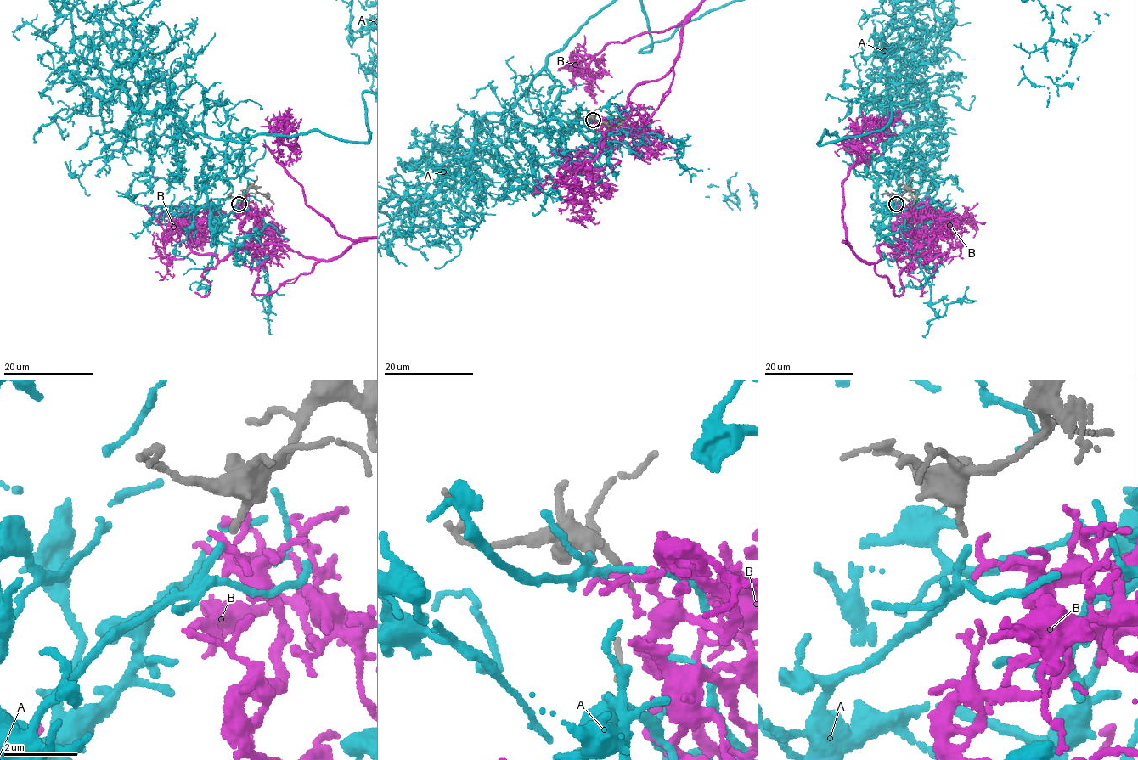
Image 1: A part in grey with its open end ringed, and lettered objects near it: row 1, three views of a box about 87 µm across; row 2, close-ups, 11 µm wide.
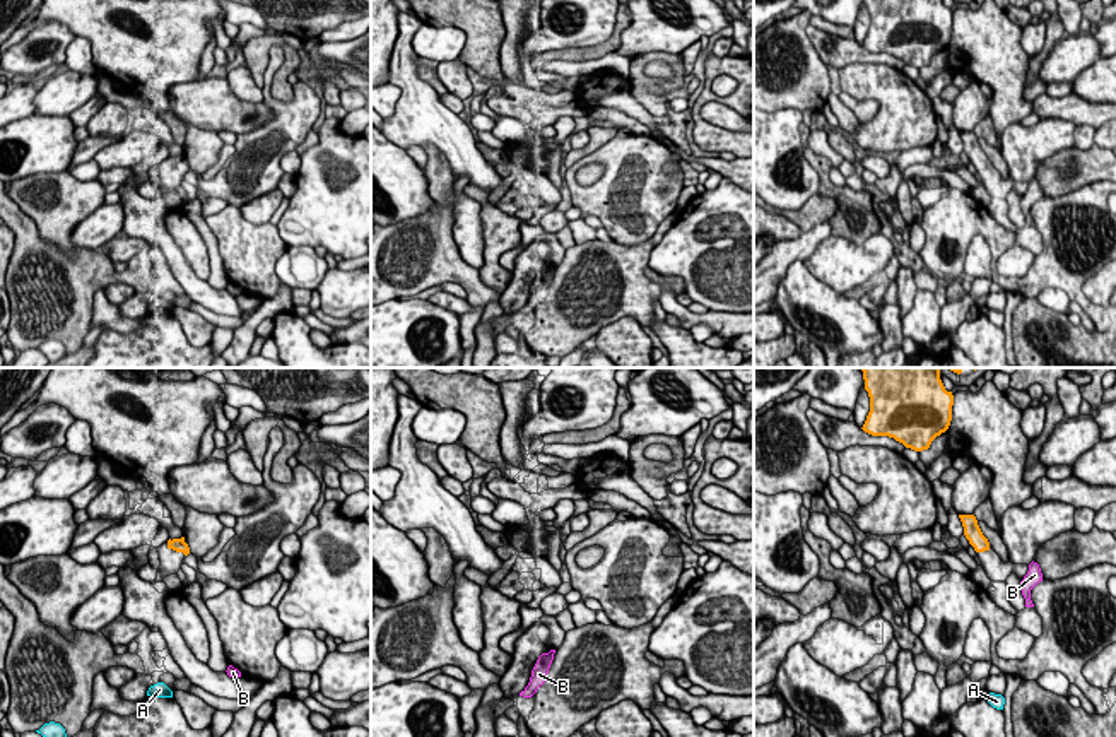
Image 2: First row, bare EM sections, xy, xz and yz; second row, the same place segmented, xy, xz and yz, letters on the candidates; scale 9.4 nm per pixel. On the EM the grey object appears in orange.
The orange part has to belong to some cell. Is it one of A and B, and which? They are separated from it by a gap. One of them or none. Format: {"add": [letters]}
{"add": ["A"]}

